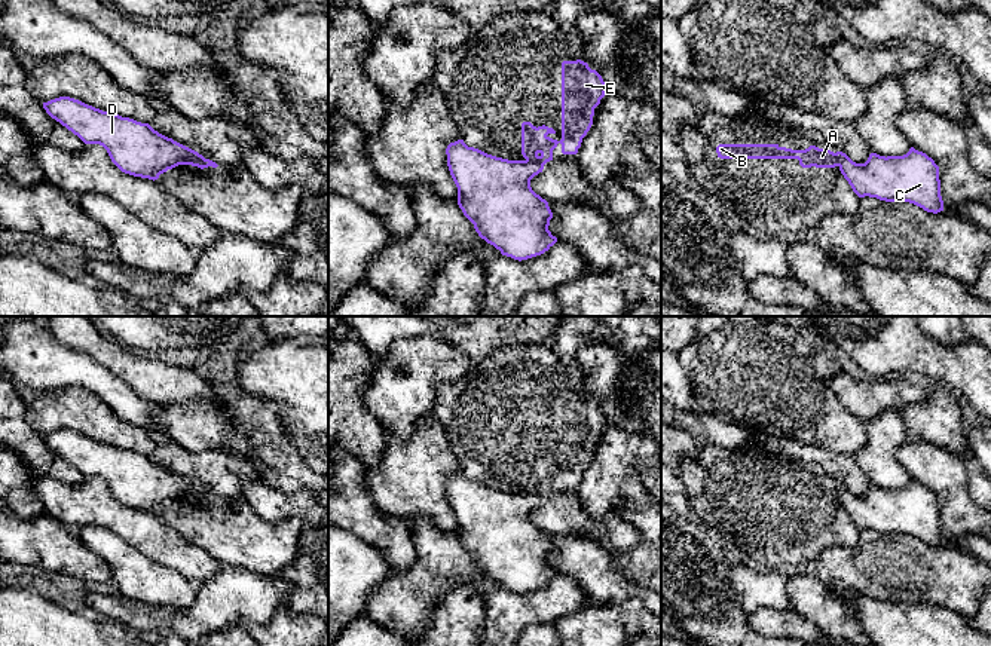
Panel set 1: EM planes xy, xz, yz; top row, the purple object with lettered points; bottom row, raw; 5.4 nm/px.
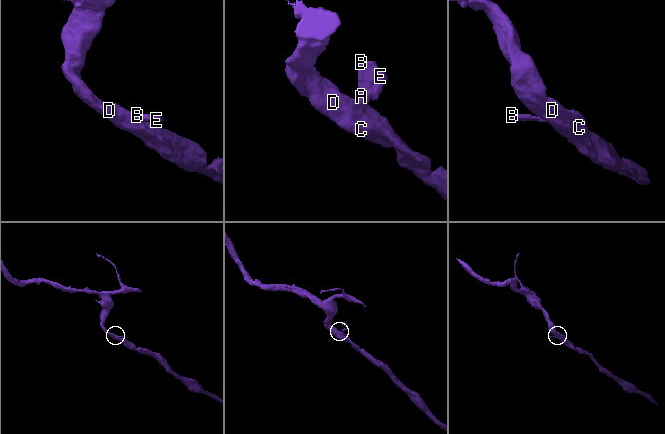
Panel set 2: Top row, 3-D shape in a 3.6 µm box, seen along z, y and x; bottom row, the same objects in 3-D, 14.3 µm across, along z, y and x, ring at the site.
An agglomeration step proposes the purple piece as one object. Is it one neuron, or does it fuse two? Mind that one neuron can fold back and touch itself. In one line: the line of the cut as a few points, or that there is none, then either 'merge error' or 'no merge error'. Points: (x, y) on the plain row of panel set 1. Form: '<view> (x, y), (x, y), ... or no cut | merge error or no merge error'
xz (526, 492), (544, 496) | merge error

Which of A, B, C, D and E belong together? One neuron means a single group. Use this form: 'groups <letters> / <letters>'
groups A B E / C D

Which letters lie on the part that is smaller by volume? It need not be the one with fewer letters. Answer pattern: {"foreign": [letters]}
{"foreign": ["A", "B", "E"]}

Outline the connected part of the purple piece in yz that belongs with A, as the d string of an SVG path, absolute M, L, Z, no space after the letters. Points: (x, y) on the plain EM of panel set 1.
M719 477L716 486L721 492L798 492L802 500L838 499L834 484L816 478L792 483L779 477Z

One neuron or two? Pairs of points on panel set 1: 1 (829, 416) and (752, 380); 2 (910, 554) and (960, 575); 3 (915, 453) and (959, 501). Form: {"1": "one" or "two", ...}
{"1": "one", "2": "one", "3": "one"}

